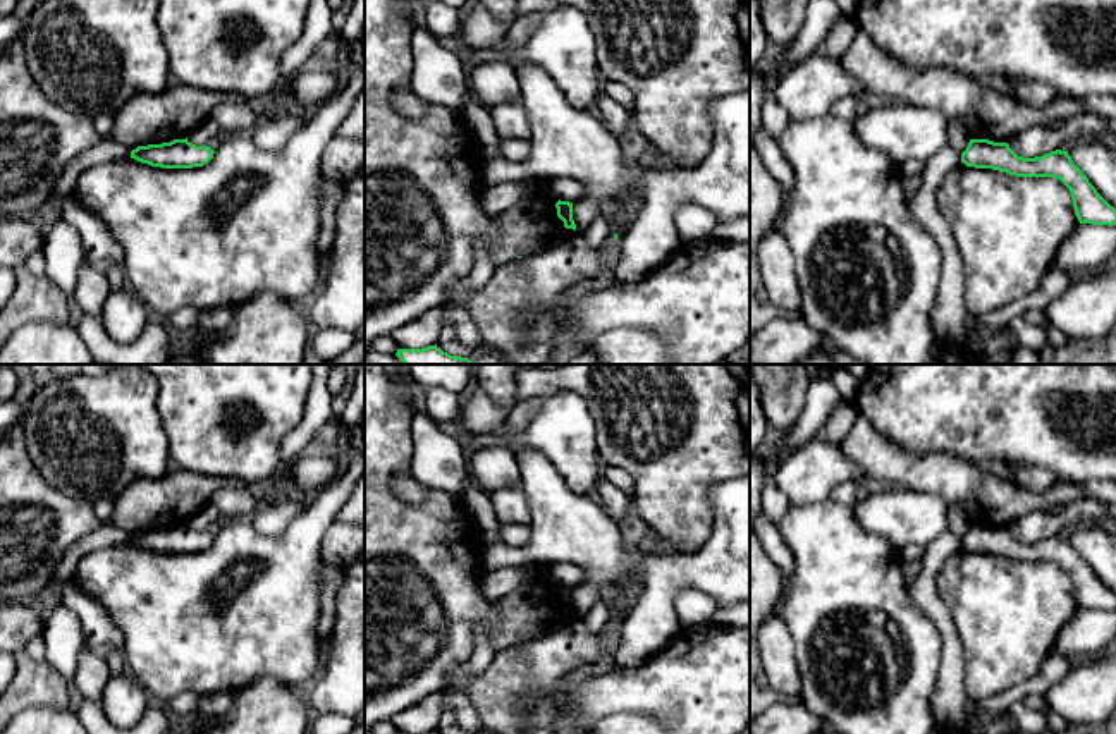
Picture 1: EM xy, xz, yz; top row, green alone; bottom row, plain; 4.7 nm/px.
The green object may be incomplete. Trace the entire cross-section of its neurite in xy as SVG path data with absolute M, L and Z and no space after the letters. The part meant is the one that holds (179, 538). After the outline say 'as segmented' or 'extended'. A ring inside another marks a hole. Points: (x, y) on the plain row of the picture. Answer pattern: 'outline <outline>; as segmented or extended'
outline M174 524L162 529L138 531L131 543L162 554L203 552L213 543L210 531L196 531L186 524Z; as segmented

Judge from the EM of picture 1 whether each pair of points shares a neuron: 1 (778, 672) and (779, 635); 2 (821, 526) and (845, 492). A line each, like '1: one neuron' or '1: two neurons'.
1: one neuron
2: two neurons

